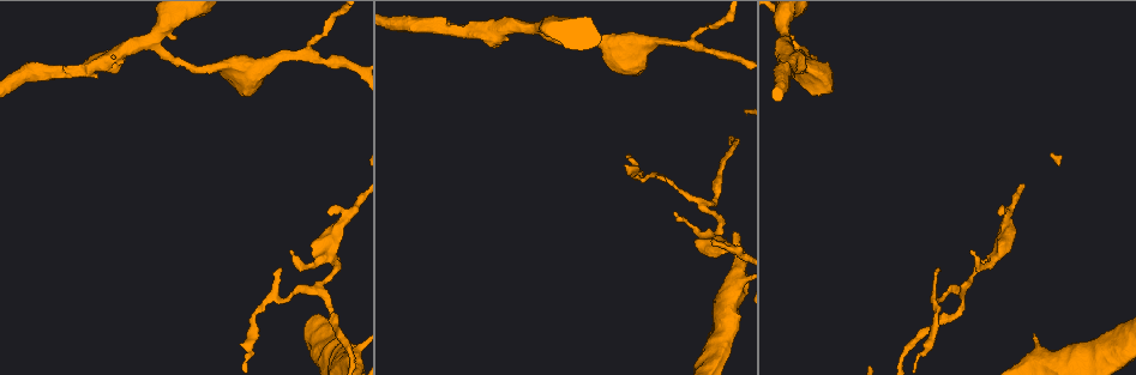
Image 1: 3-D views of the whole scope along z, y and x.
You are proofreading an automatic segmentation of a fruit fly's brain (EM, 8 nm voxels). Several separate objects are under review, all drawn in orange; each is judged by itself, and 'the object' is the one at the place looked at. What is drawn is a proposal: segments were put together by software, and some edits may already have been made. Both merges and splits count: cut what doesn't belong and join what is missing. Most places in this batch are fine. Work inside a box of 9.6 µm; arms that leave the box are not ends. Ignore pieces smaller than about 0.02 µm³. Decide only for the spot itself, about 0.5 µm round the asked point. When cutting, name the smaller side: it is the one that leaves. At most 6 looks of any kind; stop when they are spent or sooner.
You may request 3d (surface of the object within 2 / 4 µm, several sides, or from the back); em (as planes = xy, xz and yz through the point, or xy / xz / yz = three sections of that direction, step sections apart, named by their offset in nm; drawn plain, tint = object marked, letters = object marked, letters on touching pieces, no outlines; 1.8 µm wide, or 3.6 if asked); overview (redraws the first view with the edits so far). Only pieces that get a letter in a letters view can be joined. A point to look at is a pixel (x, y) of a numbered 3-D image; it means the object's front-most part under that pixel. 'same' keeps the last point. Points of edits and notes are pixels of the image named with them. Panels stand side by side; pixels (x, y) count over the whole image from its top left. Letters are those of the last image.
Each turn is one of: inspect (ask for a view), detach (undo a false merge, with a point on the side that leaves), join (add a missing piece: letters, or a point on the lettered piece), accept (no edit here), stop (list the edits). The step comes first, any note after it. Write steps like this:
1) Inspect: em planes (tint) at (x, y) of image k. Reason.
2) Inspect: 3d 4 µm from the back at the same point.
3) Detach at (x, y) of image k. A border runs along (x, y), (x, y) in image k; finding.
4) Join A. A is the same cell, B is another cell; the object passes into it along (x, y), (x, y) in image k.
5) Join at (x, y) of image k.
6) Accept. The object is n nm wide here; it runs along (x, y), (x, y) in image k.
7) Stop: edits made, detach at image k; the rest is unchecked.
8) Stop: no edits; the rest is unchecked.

Inspect: em xy step 8 (tint) at (304, 50) of image 1. Calibre changes.

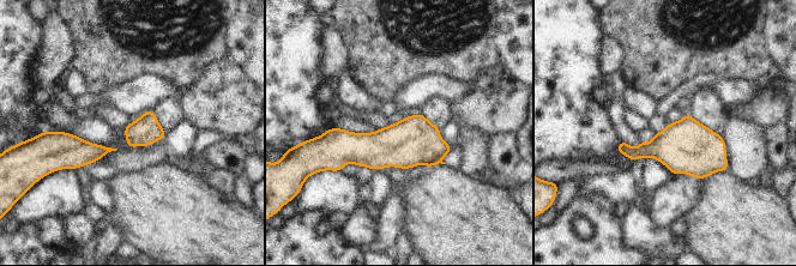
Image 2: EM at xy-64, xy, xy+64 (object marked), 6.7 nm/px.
Inspect: em xy step 8 (letters) at the same point. What lies round it.

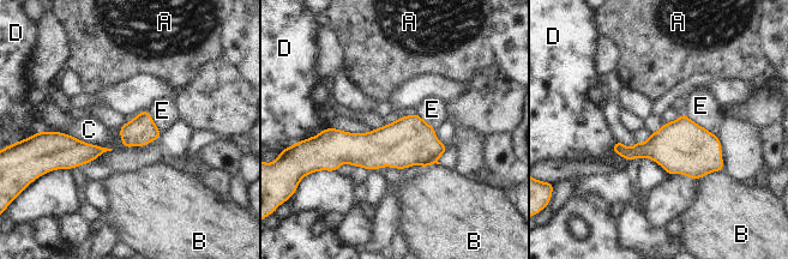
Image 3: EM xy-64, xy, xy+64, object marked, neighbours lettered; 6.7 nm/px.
Accept. The object is 190 nm wide here; A, B, C, D and E are other cells; a border runs along (43, 131), (68, 133), (113, 149) in image 3; continuous, no second cell.

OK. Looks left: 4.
Inspect: em planes (letters) at (664, 181) of image 1. Thin end.

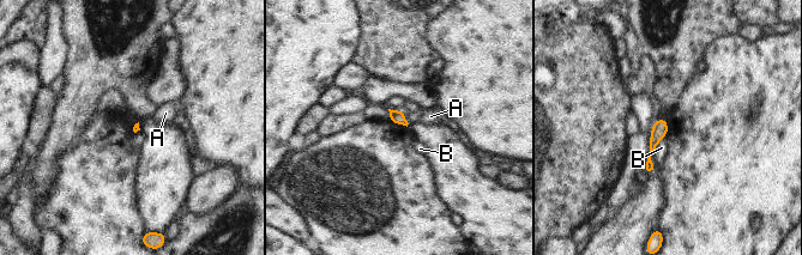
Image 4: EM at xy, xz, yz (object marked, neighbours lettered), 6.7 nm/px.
Accept. A and B are other cells; it runs along (663, 122), (653, 140), (649, 169) in image 4; none of them fits.

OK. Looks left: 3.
Inspect: 3d 2 µm at (999, 215) of image 1. An open end.

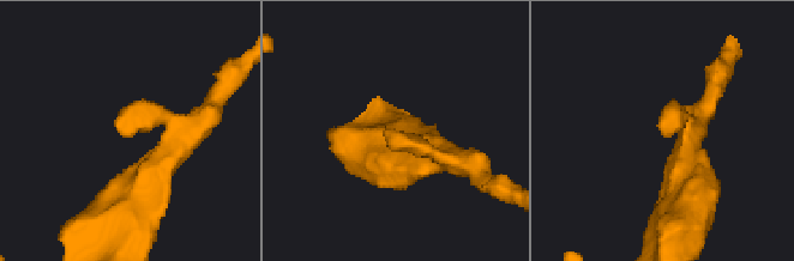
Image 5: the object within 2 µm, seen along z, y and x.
Inspect: em xy step 4 (letters) at (116, 127) of image 5.

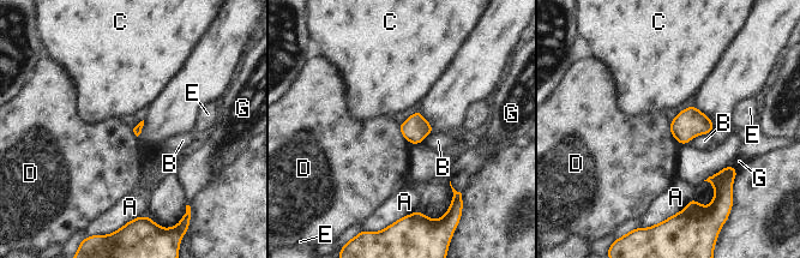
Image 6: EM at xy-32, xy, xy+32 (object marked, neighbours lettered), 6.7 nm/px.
Accept. A, B, C, D, E and G are other cells; a border runs along (669, 122), (669, 132), (679, 144) in image 6; none of them fits.

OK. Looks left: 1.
Stop: no edits; the rest is unchecked.

